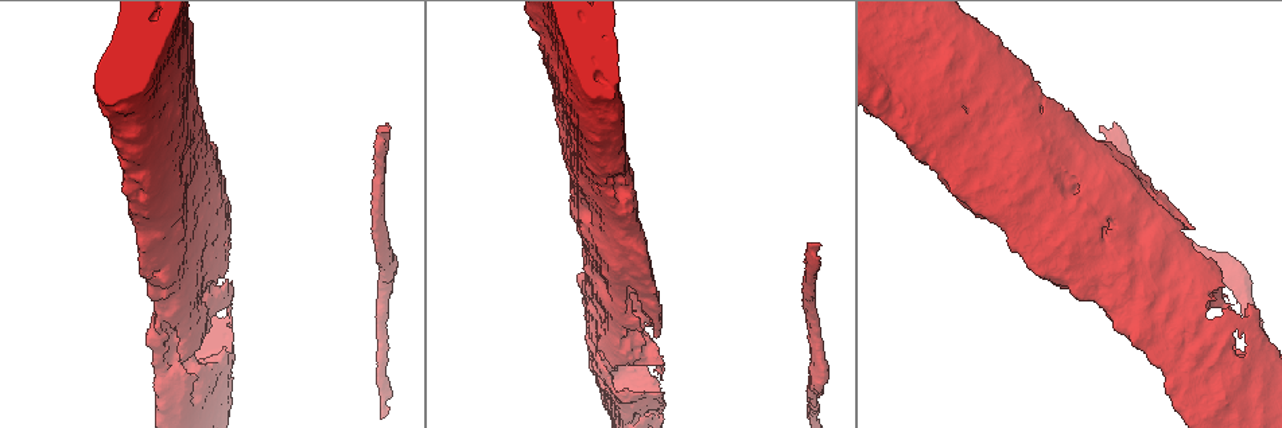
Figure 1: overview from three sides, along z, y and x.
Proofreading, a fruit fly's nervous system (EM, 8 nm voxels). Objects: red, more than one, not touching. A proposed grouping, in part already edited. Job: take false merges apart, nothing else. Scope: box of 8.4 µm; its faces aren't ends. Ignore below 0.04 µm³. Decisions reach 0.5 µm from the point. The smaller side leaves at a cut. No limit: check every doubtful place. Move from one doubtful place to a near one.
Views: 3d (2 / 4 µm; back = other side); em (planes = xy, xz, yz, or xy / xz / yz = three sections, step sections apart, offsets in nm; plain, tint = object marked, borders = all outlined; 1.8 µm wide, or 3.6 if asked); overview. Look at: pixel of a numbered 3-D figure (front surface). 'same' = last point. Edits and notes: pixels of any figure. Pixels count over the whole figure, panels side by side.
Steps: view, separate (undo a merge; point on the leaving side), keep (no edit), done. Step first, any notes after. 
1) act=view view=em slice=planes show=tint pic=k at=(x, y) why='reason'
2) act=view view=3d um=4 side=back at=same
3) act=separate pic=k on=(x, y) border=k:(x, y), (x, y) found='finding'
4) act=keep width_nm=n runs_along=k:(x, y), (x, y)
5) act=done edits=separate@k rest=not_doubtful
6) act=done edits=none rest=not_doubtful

act=view view=em slice=planes show=plain pic=1 at=(224, 245) why='touches itself'

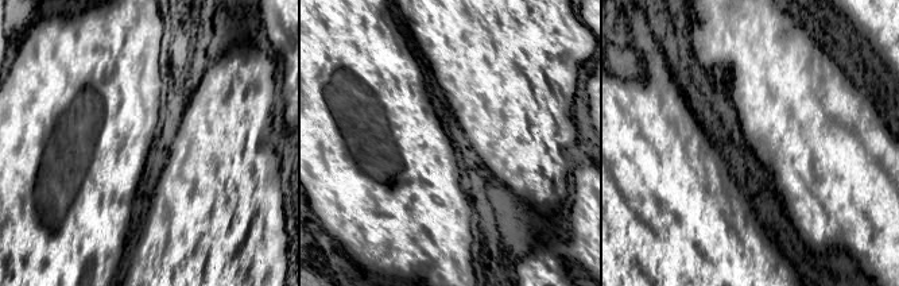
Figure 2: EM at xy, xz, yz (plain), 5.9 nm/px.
act=view view=em slice=planes show=borders at=same why='what lies round it'

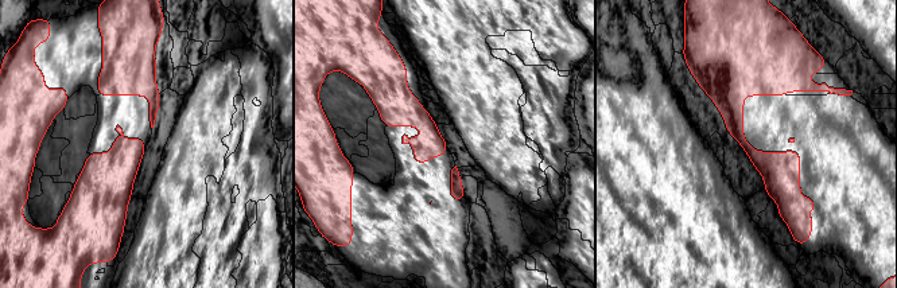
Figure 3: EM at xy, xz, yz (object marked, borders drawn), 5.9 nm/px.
act=keep runs_along=3:(740, 66), (736, 131), (785, 217) found='continuous, no second cell'

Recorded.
act=view view=3d um=4 side=back pic=1 at=(1104, 255) why='closes a loop'

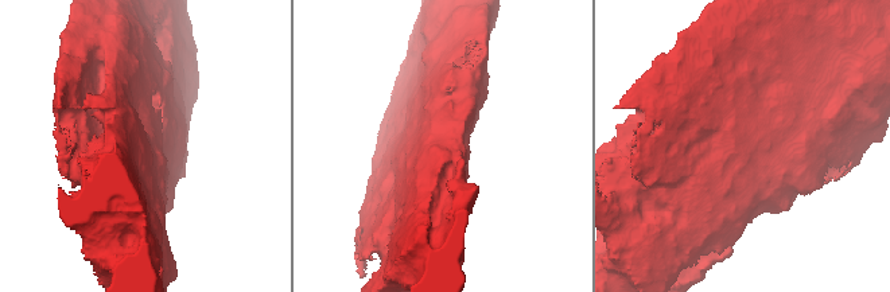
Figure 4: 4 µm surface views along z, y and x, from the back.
act=view view=em um=3.6 slice=xz step=8 show=tint pic=4 at=(740, 147) why='shape alone is not enough'

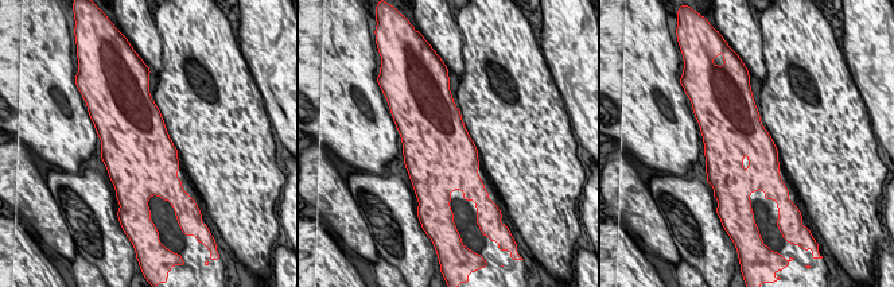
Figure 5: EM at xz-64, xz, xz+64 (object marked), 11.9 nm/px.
act=keep width_nm=800 found='all the same cell'

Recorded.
act=view view=3d um=4 pic=1 at=(1165, 285) why='sudden change in width'

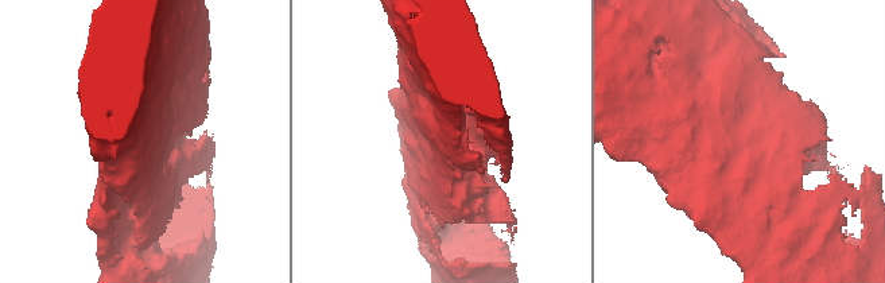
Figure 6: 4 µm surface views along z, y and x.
act=view view=em um=3.6 slice=yz step=4 show=tint pic=6 at=(740, 136) why='need the tissue'

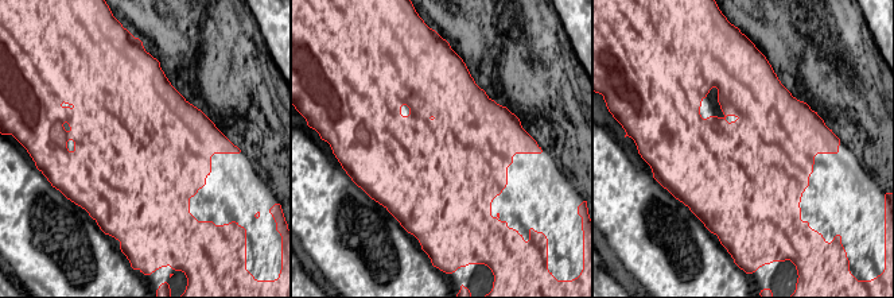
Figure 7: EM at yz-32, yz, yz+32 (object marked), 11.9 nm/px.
act=view view=em um=3.6 slice=planes show=borders at=same

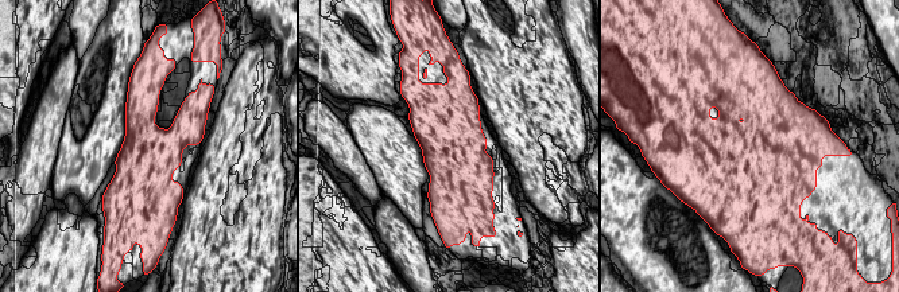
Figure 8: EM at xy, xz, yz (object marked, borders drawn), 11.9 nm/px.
act=keep found='one cell here'

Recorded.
act=view view=3d um=4 pic=1 at=(977, 169) why='abrupt turn'

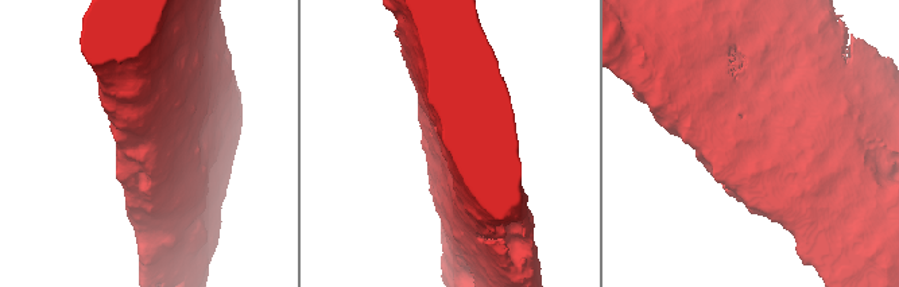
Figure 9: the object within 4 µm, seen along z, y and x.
act=view view=em um=3.6 slice=xy step=16 show=tint pic=9 at=(752, 143)

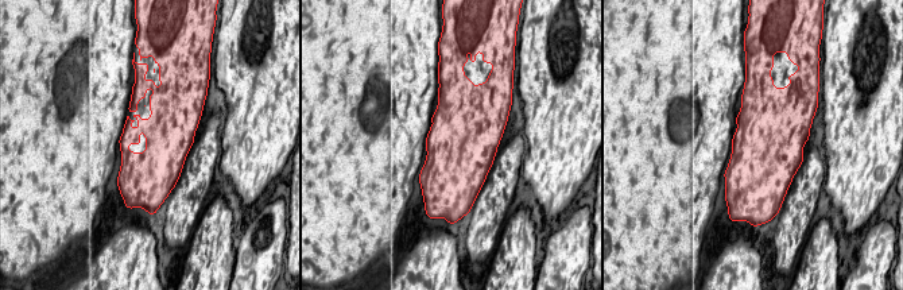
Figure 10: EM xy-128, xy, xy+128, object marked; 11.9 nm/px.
act=keep found='one cell here'

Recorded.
act=view view=em slice=planes show=tint pic=1 at=(973, 60) why='sharp bend'

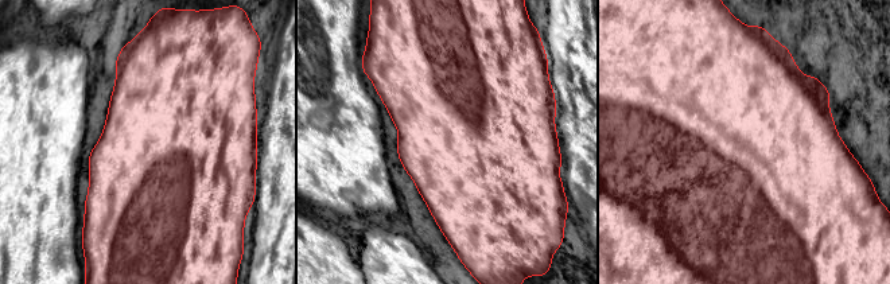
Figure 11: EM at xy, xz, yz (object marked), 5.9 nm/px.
act=keep found='one cell here'

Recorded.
act=done edits=none rest=not_doubtful

